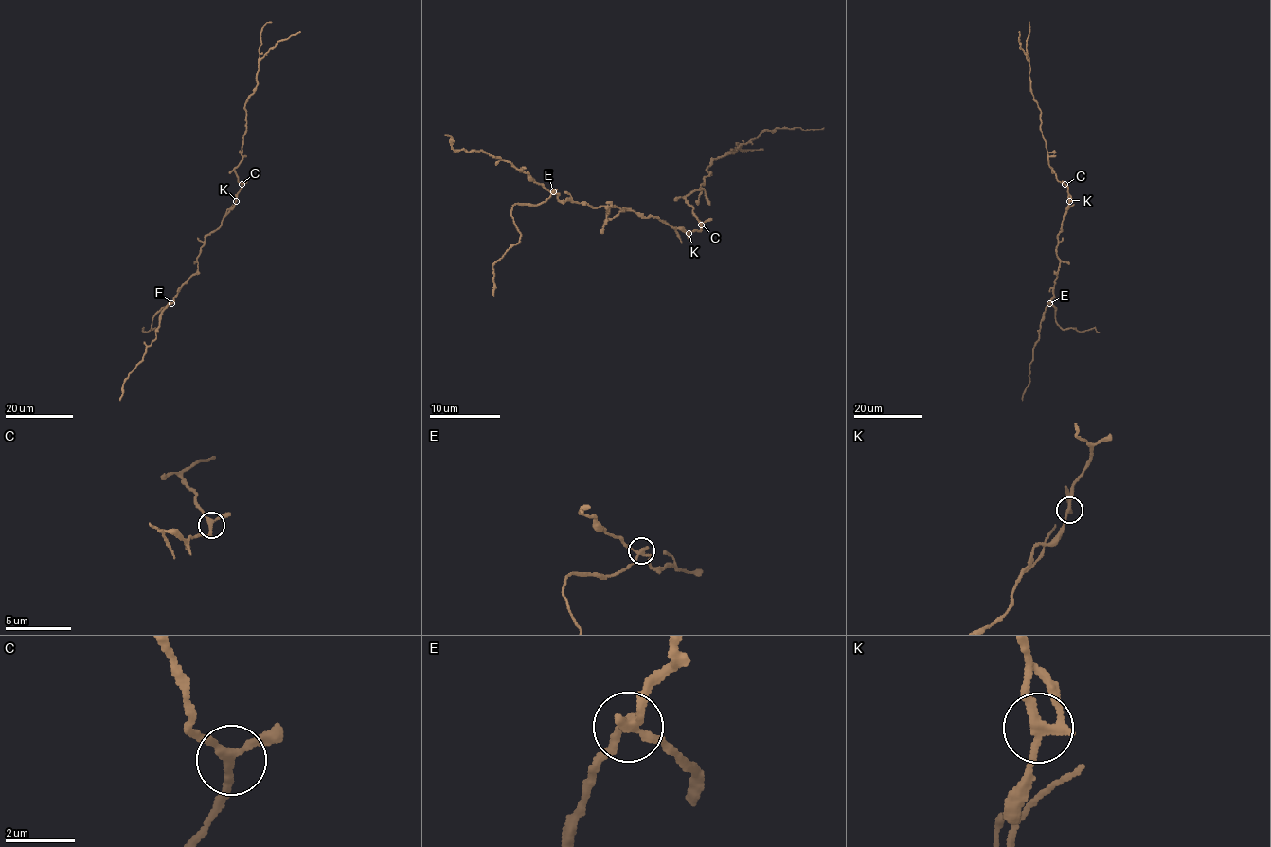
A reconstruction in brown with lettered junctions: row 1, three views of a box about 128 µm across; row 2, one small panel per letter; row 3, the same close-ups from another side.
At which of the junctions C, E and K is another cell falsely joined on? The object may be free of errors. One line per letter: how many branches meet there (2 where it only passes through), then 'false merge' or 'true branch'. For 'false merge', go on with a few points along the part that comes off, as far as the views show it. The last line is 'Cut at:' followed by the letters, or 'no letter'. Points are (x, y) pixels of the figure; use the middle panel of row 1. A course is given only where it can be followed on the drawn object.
C: 3 | true branch
E: 3 | false merge | (554, 190), (534, 205), (512, 205), (510, 212), (520, 241), (493, 265), (493, 296)
K: 3 | true branch
Cut at: E

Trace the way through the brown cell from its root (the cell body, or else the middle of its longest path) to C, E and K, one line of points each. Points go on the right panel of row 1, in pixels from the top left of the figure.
C: (1065, 215), (1068, 206), (1065, 184)
E: (1065, 215), (1057, 236), (1056, 257), (1060, 266), (1053, 298), (1048, 303)
K: (1065, 215), (1069, 201)

